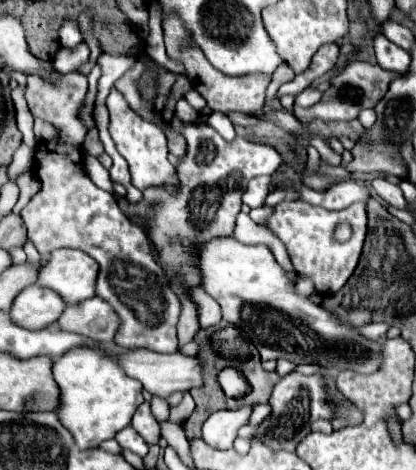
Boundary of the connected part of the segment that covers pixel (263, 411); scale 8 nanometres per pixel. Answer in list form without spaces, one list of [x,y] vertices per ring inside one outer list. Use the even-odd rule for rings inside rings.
[[[260,404],[260,406],[256,406],[256,408],[254,408],[250,424],[258,426],[258,424],[262,424],[262,422],[264,422],[268,416],[270,416],[270,404]]]

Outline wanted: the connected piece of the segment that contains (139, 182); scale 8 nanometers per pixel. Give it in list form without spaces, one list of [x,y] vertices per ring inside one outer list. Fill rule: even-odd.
[[[112,88],[110,96],[108,96],[108,112],[110,112],[108,130],[110,130],[110,136],[112,136],[118,152],[126,158],[126,162],[130,166],[132,184],[138,190],[144,190],[148,186],[168,186],[168,190],[172,190],[172,194],[176,194],[178,180],[174,178],[174,166],[168,162],[164,132],[156,124],[138,116],[116,88]]]

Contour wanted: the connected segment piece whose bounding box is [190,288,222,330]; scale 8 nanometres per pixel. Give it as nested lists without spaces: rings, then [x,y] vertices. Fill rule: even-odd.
[[[194,288],[190,292],[190,298],[198,304],[198,318],[200,318],[200,328],[214,328],[222,320],[222,312],[218,302],[210,298],[202,288]]]

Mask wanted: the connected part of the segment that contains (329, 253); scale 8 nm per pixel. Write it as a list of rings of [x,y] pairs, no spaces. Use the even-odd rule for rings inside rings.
[[[296,200],[296,202],[282,202],[274,208],[274,214],[270,216],[268,228],[284,242],[294,270],[298,274],[306,274],[314,280],[316,290],[322,294],[336,294],[338,288],[346,284],[346,280],[352,276],[358,258],[362,254],[362,244],[368,230],[368,214],[366,204],[358,202],[346,210],[332,212],[320,206],[312,206],[308,202]],[[348,222],[352,226],[352,238],[348,242],[338,244],[334,240],[334,230],[338,224]]]

